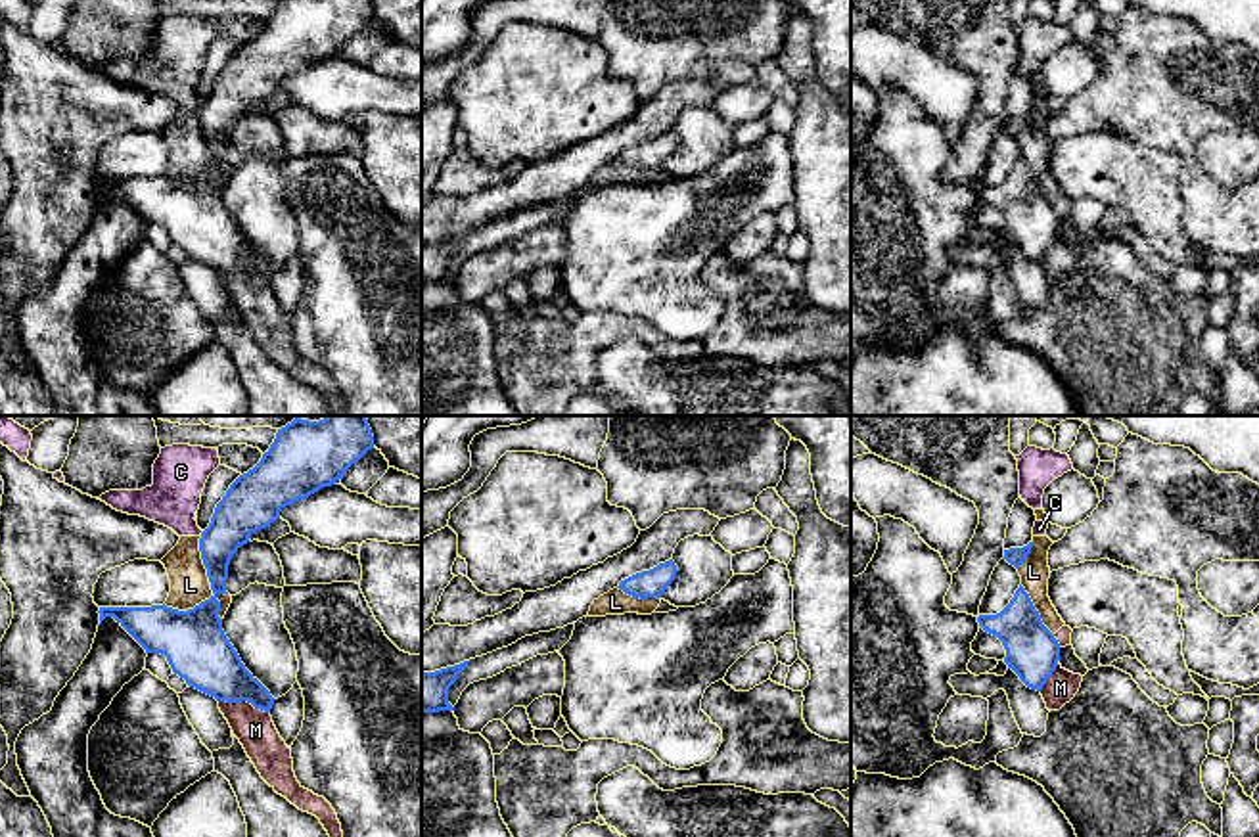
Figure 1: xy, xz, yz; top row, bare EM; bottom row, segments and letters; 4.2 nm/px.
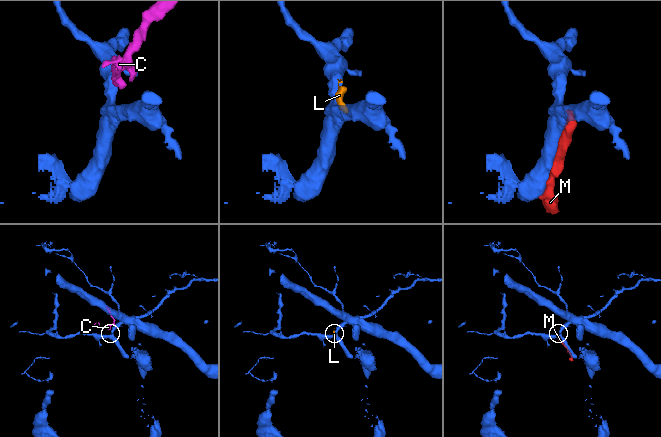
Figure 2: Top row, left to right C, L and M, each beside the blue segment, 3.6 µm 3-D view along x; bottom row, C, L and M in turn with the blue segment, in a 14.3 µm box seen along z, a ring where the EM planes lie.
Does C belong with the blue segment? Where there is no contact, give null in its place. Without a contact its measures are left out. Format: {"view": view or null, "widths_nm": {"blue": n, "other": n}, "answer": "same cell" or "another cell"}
{"view": "xy", "widths_nm": {"blue": 240, "other": 220}, "answer": "another cell"}

